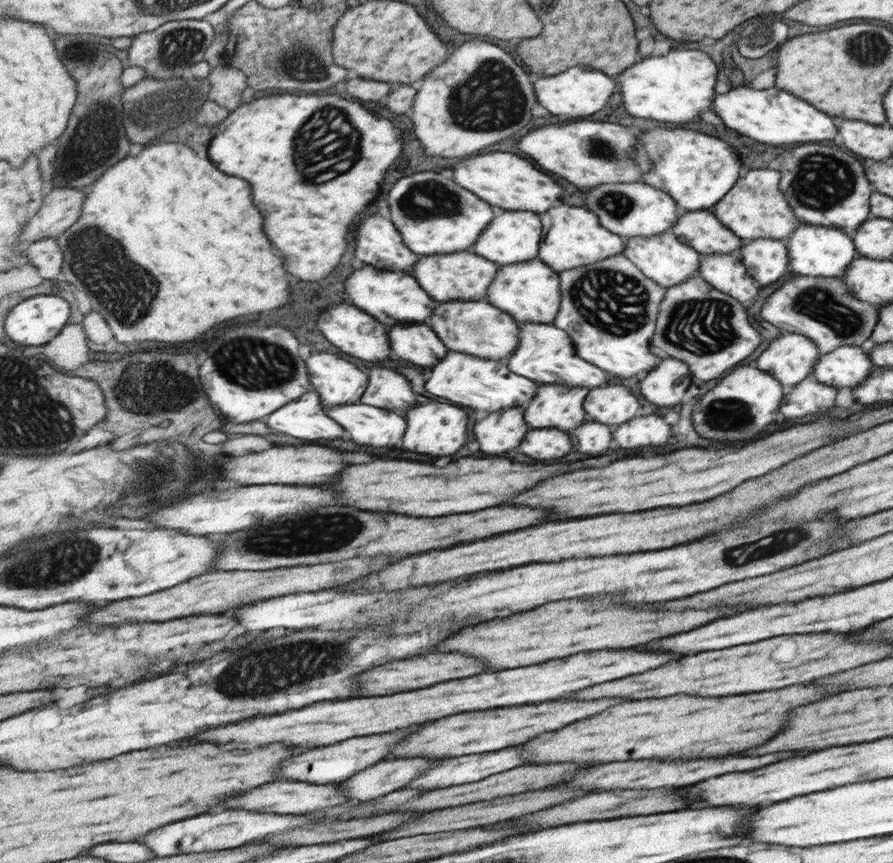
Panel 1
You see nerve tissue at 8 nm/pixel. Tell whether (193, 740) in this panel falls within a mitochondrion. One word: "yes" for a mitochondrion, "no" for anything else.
no

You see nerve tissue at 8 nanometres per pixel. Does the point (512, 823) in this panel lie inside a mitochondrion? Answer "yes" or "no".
no

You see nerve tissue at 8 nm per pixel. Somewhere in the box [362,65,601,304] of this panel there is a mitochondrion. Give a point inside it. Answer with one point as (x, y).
(422, 201)

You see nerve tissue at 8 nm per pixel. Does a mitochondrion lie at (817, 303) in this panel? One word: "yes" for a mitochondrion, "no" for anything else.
yes

